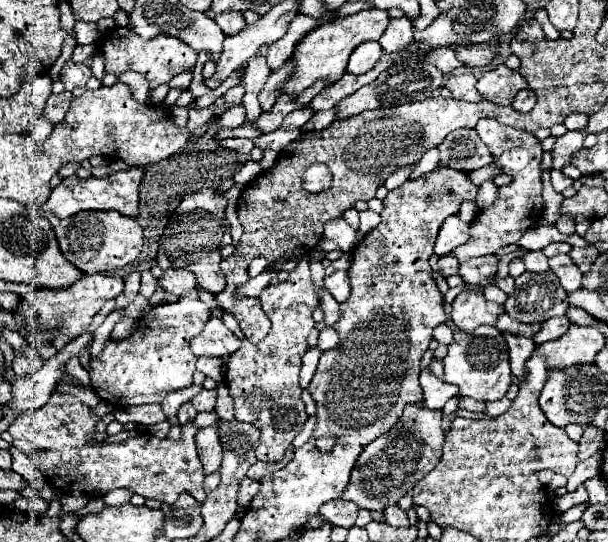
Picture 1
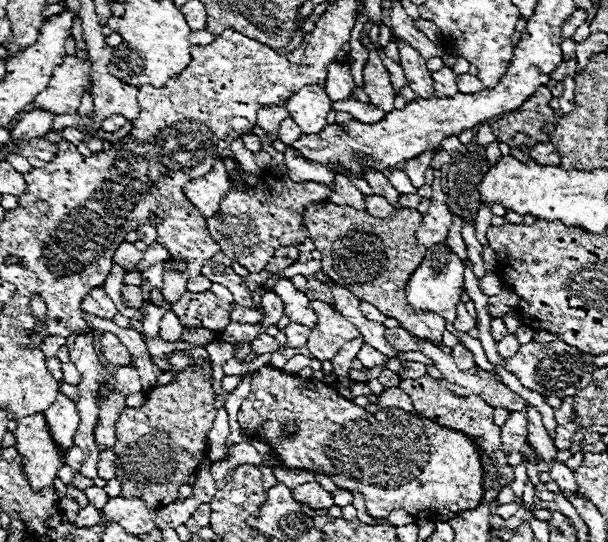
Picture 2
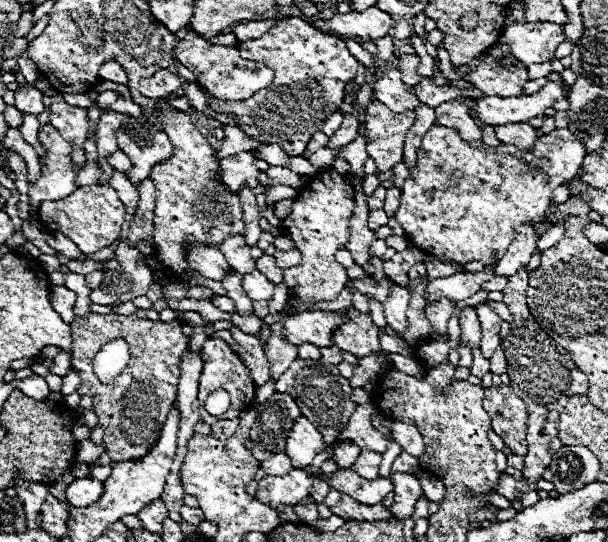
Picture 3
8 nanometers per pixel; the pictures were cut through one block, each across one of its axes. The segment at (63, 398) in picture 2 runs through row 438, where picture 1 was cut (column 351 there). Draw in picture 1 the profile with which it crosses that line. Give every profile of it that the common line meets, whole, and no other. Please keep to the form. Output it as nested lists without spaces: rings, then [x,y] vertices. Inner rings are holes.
[[[378,42],[372,44],[360,44],[356,52],[350,56],[346,72],[350,74],[366,74],[382,56],[382,46]]]

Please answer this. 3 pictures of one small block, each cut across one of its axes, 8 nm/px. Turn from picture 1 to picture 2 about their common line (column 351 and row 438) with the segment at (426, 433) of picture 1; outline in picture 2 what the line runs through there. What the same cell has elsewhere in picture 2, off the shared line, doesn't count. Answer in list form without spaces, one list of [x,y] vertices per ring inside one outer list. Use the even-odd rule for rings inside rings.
[[[430,374],[426,376],[420,376],[418,380],[402,380],[400,386],[398,386],[404,394],[410,396],[412,404],[414,404],[414,410],[440,424],[440,426],[448,426],[452,430],[460,430],[468,436],[474,436],[478,440],[478,446],[480,446],[480,456],[484,460],[484,500],[486,502],[492,502],[498,492],[510,484],[514,480],[514,468],[506,462],[506,454],[502,452],[502,440],[500,440],[500,428],[494,424],[492,420],[492,406],[488,406],[480,396],[470,396],[470,398],[464,398],[464,396],[456,396],[452,394],[452,390],[438,384],[438,380],[434,380]]]

